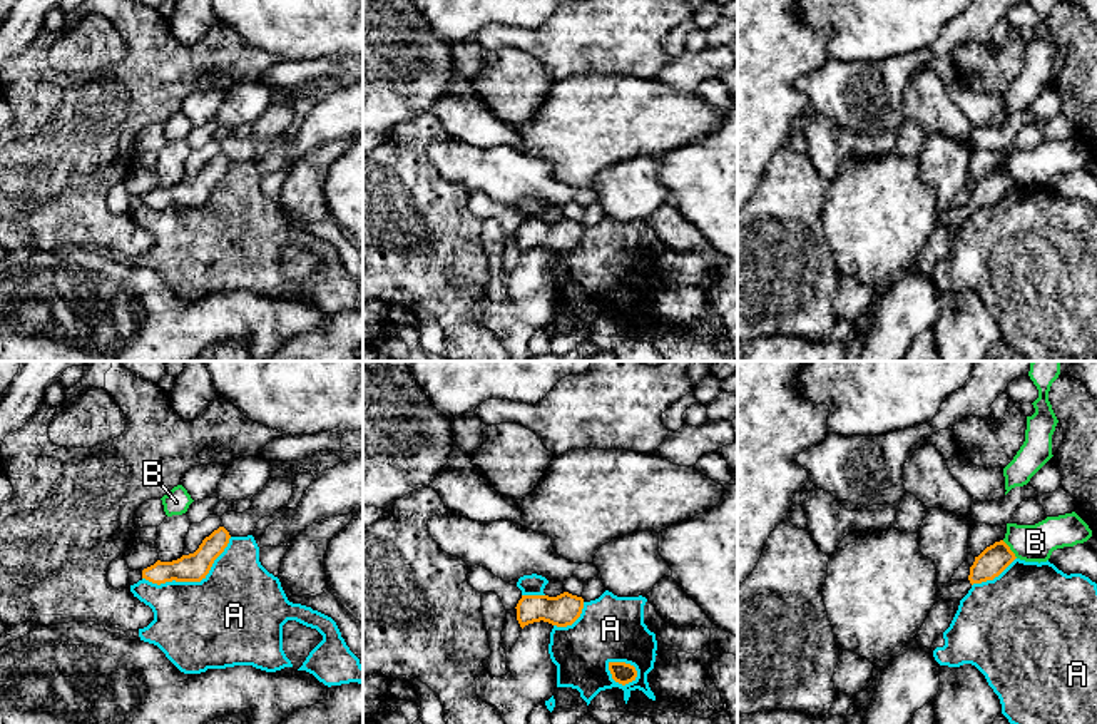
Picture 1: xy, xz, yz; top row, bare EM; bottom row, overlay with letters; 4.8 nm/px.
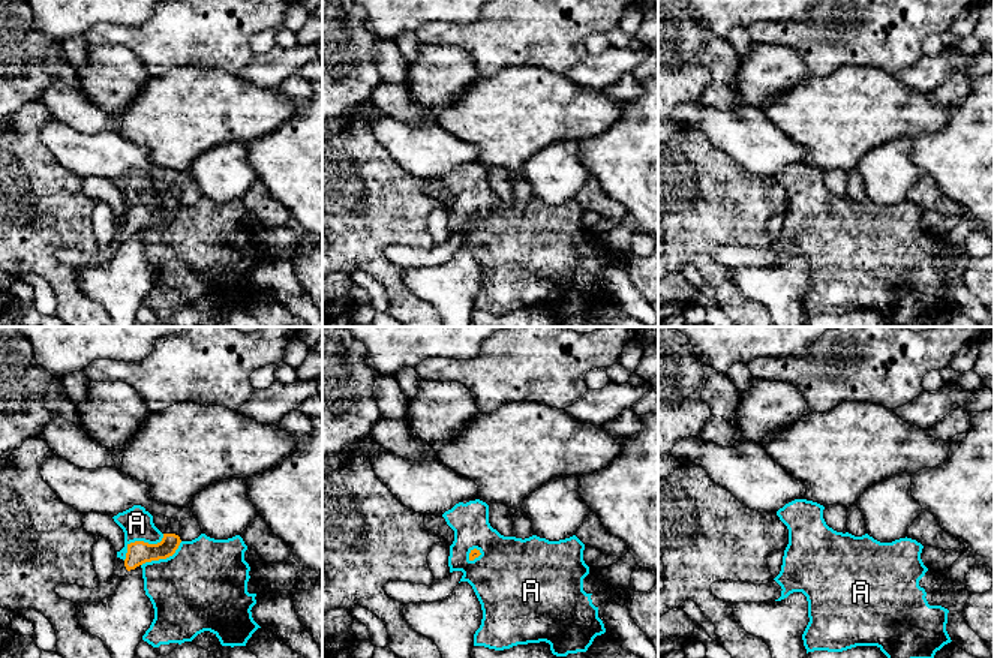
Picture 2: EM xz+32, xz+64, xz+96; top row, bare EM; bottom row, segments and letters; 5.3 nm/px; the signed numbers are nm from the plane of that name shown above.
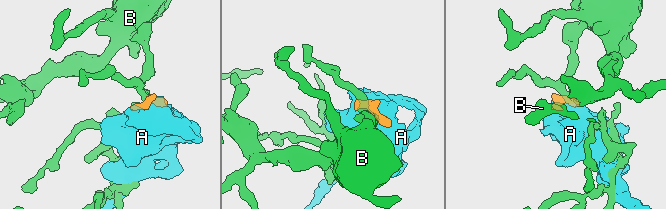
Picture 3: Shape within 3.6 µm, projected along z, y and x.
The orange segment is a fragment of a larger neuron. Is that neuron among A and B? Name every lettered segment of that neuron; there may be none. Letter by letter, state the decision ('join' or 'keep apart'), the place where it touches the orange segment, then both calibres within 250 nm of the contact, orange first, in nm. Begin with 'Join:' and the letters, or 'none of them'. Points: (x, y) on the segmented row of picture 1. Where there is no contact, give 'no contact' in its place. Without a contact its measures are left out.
Join: none of them
A: keep apart | xy (193, 581) | 140/460 nm
B: keep apart | yz (1009, 549) | 140/180 nm

